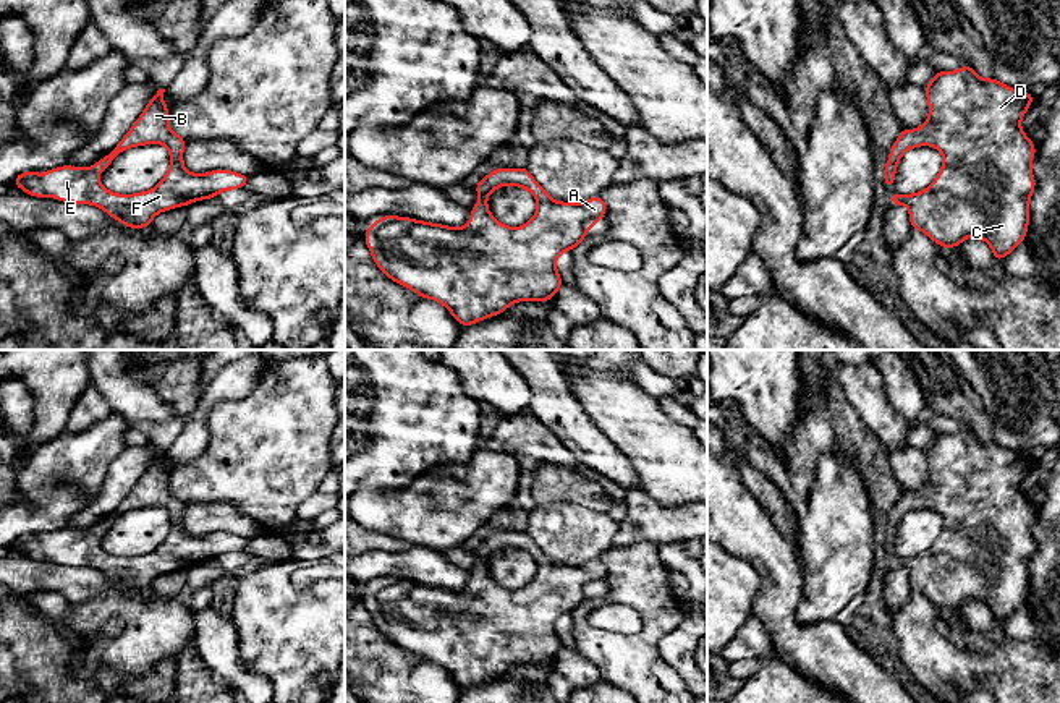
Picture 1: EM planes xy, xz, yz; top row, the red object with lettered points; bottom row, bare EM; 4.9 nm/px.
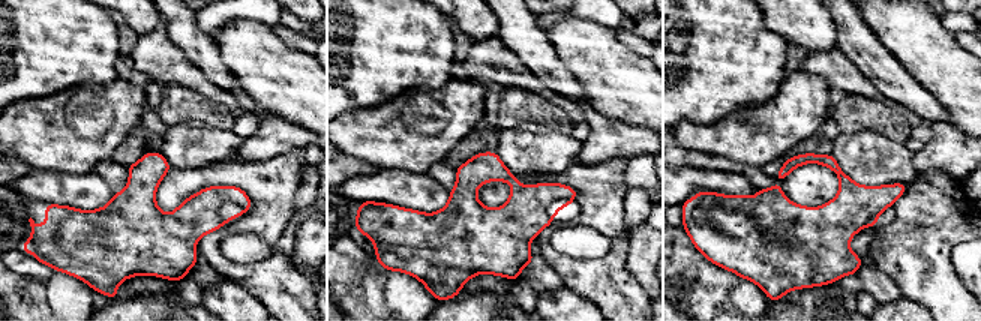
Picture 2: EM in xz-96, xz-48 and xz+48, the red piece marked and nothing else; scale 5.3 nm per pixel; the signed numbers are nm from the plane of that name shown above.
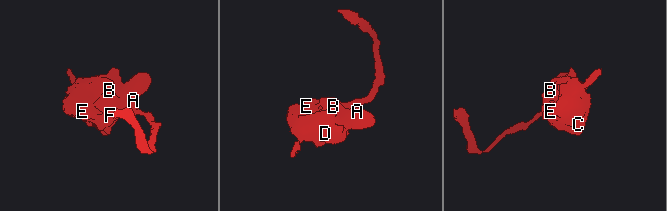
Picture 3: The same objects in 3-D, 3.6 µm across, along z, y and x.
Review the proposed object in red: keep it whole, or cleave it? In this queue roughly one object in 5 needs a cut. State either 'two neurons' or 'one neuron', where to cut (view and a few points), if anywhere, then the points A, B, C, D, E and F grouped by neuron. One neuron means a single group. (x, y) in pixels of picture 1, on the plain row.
one neuron; cut none; groups A B C D E F

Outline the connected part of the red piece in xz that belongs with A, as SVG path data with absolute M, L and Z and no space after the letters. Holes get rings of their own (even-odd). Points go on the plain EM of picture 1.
M526 530L495 531L477 547L479 565L471 569L471 583L460 590L422 585L409 580L380 578L364 594L364 604L375 628L393 645L421 661L443 667L463 688L502 677L518 664L550 664L563 650L555 630L563 614L573 614L605 577L607 565L594 559L583 565L560 565L539 549ZM498 549L521 549L537 564L529 585L515 591L500 586L487 570L487 560Z

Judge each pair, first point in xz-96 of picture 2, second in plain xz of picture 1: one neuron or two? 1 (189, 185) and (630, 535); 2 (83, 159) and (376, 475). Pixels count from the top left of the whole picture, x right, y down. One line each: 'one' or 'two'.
1: two
2: two

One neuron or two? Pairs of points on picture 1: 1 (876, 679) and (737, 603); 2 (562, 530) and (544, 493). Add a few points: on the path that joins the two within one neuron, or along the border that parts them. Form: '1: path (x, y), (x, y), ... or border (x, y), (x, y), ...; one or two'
1: border (759, 574), (759, 592), (751, 613); two
2: border (538, 504), (573, 502), (588, 507); two

